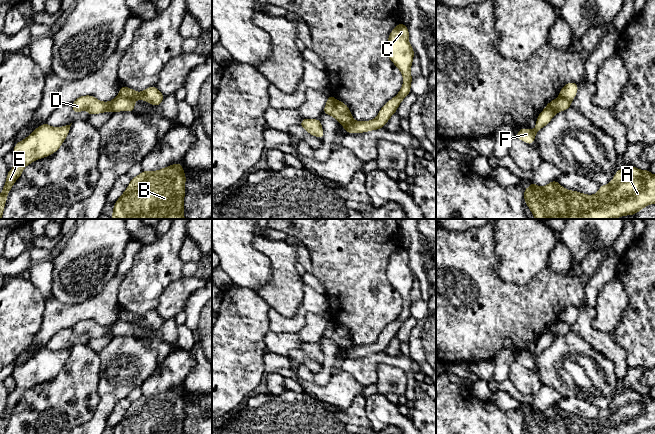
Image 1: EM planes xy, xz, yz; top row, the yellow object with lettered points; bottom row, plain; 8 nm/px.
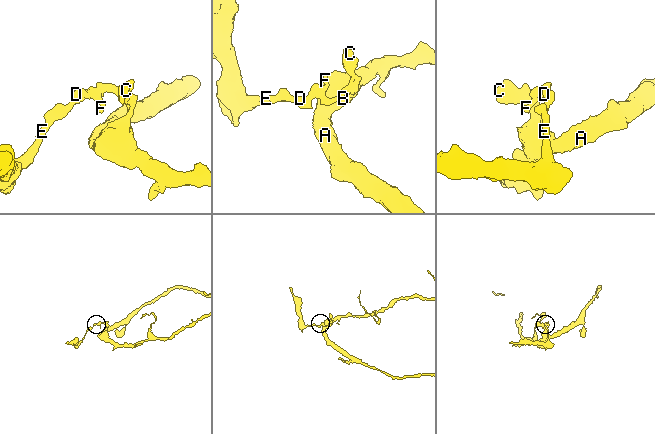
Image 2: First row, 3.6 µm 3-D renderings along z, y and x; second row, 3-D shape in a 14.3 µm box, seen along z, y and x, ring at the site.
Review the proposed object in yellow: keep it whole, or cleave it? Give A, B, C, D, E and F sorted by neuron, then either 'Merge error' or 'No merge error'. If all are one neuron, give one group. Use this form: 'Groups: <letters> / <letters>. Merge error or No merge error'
Groups: A B C / D E F. Merge error

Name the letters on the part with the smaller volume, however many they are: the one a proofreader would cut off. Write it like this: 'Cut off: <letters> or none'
Cut off: D, E, F

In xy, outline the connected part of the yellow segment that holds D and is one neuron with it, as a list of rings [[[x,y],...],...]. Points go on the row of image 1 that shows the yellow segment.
[[[85,95],[78,97],[71,105],[75,114],[82,110],[86,110],[89,116],[103,112],[134,112],[135,110],[135,102],[121,95],[118,95],[116,98],[109,102],[102,102],[91,95]]]

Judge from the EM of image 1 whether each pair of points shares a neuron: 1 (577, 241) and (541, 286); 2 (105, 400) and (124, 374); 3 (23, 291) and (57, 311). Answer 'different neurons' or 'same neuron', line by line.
1: different neurons
2: same neuron
3: different neurons

